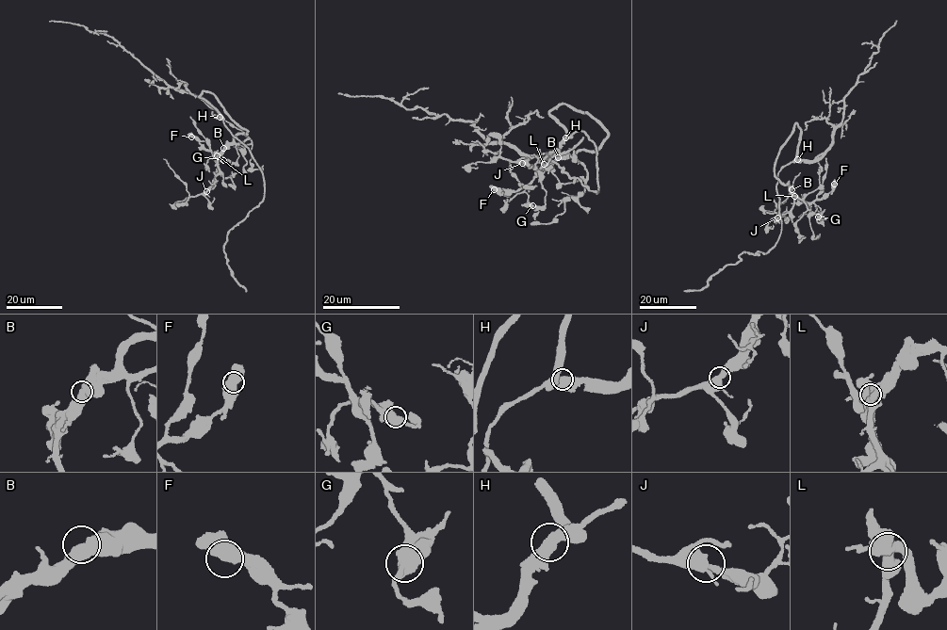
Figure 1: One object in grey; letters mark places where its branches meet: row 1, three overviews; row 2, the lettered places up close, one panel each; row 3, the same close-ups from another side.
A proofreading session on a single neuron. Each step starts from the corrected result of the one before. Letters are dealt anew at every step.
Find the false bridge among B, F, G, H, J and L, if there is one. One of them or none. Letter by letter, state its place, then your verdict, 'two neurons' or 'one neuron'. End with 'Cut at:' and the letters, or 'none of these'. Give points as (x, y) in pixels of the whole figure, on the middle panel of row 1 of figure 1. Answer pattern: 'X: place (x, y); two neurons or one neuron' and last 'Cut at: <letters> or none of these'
B: place (558, 157); one neuron
F: place (494, 189); one neuron
G: place (532, 205); one neuron
H: place (565, 137); one neuron
J: place (522, 163); one neuron
L: place (544, 164); one neuron
Cut at: none of these

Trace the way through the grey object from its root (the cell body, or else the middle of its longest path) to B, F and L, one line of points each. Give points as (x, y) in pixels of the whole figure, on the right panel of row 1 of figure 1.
B: (798, 144), (801, 133), (796, 123), (779, 152), (773, 170), (779, 182), (786, 185), (789, 182), (791, 189)
F: (798, 144), (801, 133), (796, 123), (777, 156), (775, 178), (788, 181), (801, 202), (821, 199), (834, 184)
L: (798, 144), (801, 133), (796, 123), (779, 152), (773, 170), (779, 182), (786, 185), (789, 182), (794, 196)

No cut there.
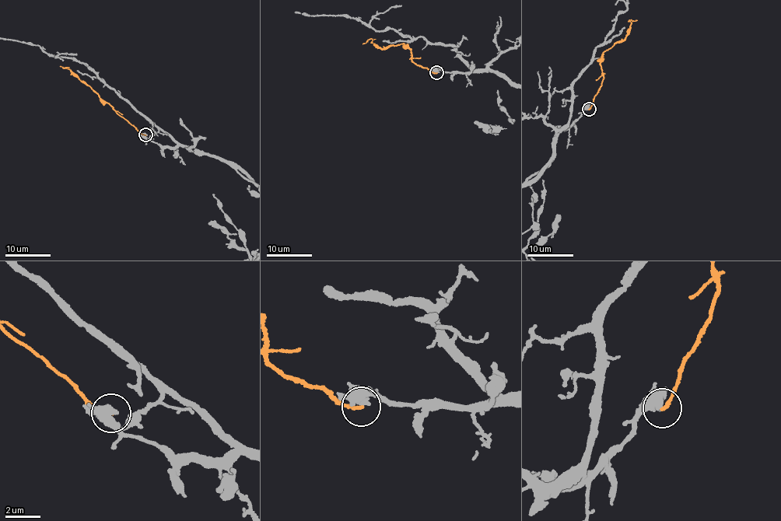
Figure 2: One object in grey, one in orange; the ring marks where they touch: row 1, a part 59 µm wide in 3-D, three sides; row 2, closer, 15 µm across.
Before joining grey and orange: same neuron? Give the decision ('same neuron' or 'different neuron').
different neuron

